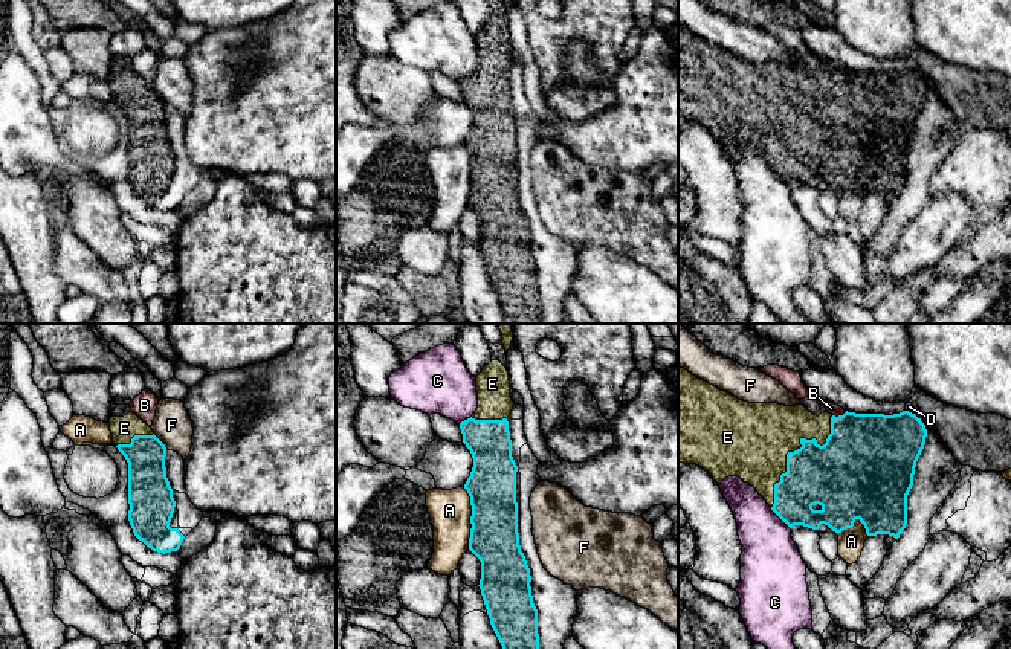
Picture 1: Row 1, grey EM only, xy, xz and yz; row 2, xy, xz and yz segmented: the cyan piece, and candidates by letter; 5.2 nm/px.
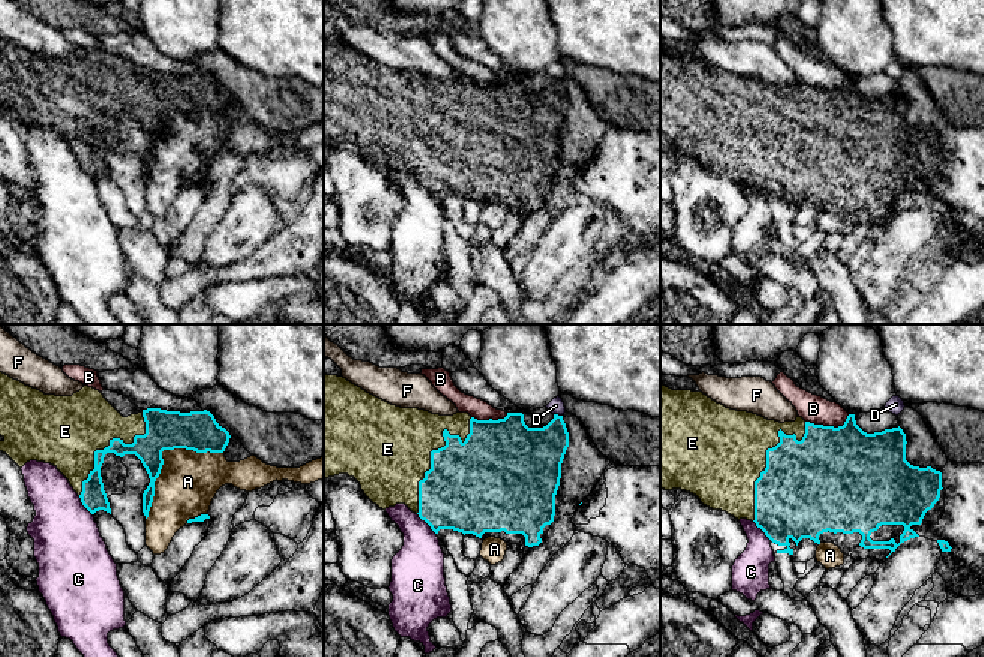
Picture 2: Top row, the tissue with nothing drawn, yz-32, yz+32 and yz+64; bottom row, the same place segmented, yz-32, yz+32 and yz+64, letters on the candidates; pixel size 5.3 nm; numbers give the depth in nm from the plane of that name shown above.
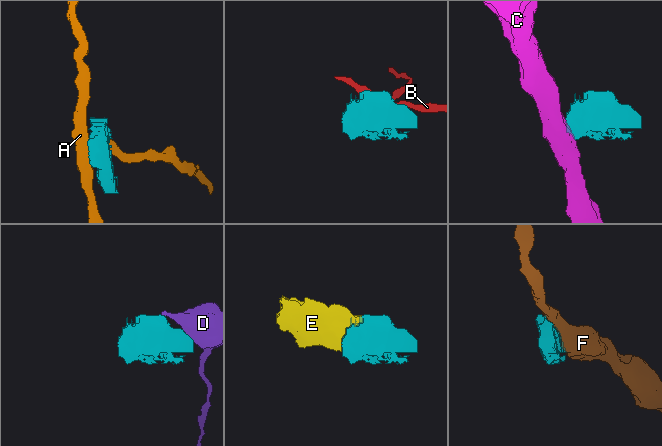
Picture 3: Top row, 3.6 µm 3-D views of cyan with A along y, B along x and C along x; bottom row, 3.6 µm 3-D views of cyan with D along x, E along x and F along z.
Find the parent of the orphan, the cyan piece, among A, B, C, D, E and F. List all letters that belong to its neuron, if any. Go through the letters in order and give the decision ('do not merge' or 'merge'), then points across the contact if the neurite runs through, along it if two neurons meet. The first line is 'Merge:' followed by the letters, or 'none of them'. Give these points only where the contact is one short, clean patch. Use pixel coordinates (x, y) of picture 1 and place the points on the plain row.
Merge: E
A: do not merge
B: do not merge
C: do not merge; border yz (770, 165), (790, 187)
D: do not merge; border yz (906, 67), (910, 71)
E: merge
F: do not merge; border xy (153, 92), (167, 107)

